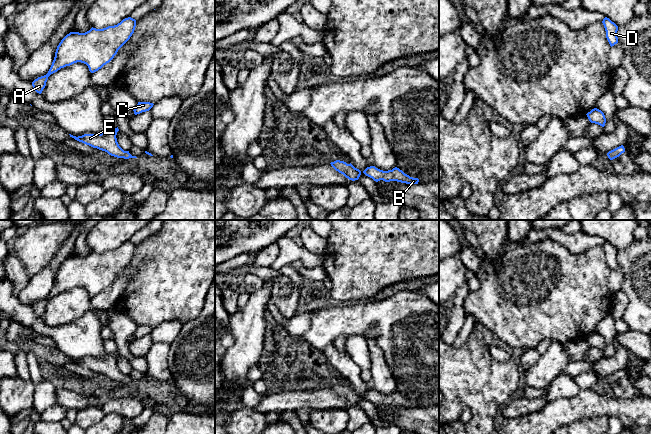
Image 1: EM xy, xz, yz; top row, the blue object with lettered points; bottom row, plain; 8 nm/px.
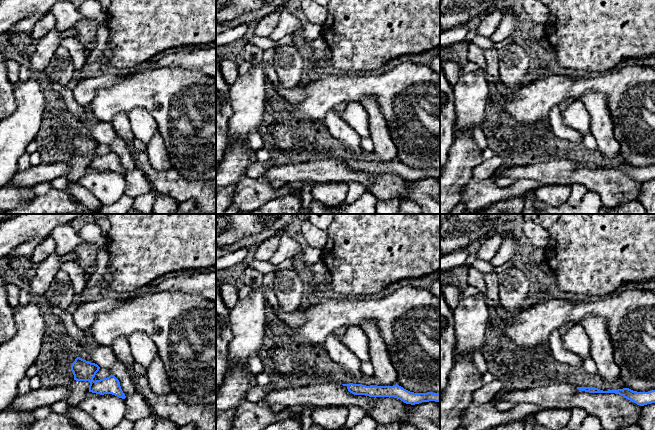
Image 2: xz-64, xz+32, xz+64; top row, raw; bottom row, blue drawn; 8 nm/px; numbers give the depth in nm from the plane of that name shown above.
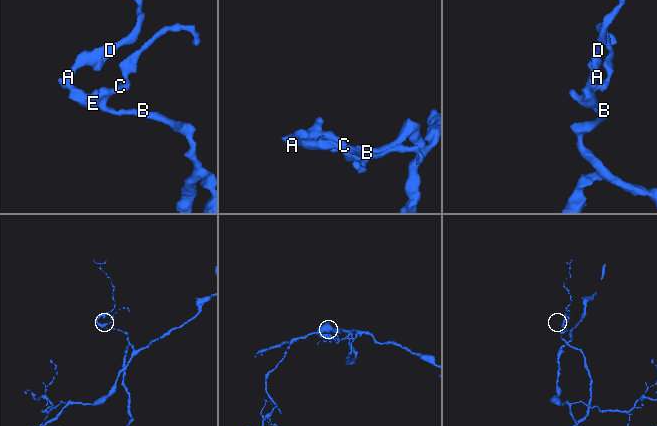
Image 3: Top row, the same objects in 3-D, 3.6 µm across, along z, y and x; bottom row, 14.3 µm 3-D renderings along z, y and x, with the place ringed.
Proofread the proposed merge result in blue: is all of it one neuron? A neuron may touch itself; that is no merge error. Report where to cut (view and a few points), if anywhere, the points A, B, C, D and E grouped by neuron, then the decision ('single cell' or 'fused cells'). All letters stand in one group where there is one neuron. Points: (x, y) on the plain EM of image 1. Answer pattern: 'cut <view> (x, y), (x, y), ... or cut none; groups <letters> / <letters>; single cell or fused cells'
cut none; groups A B C D E; single cell

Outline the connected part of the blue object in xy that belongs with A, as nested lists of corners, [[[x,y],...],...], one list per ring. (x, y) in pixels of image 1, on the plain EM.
[[[128,241],[117,249],[103,253],[92,251],[85,257],[70,256],[57,270],[48,297],[35,303],[32,306],[33,312],[41,318],[51,298],[77,286],[86,288],[91,297],[98,295],[109,287],[130,263],[135,251],[136,244]]]

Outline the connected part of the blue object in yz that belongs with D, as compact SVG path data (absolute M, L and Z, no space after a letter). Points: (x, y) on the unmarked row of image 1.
M607 241L603 243L602 247L606 255L606 262L610 270L612 271L618 267L617 261L618 250Z

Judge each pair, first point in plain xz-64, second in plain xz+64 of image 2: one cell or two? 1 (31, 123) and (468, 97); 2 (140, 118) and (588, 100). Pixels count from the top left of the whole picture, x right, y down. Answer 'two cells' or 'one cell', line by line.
1: one cell
2: two cells

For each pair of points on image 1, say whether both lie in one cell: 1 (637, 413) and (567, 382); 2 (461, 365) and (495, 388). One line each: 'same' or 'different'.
1: different
2: same

